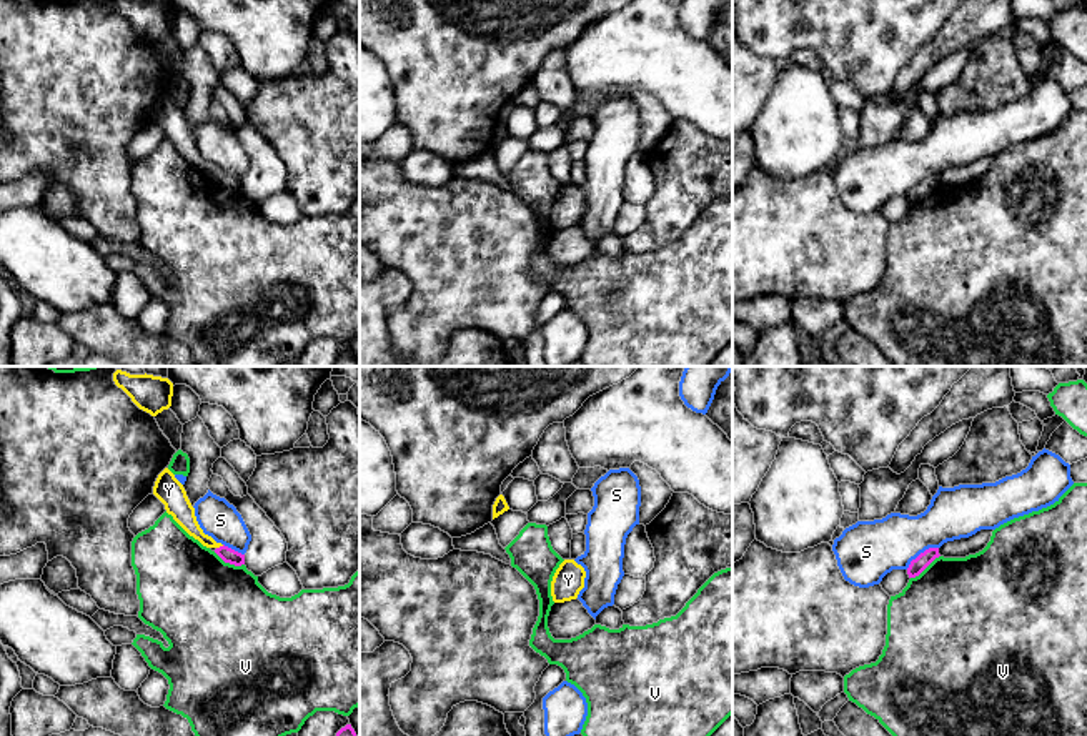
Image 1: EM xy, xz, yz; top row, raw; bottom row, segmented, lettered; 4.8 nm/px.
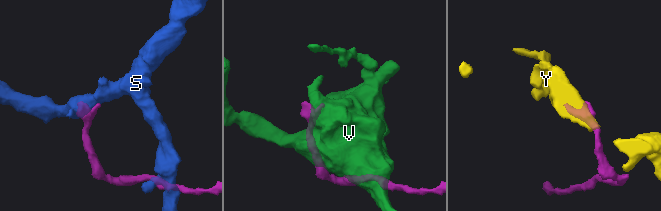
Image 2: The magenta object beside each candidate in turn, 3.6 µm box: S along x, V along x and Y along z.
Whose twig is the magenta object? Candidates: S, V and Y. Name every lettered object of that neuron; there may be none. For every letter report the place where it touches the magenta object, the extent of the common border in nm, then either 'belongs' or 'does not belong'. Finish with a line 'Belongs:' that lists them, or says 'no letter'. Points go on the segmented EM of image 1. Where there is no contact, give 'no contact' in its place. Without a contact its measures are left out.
S: yz (921, 553) | 190 nm | does not belong
V: xy (228, 561) | 170 nm | does not belong
Y: xy (220, 547) | 40 nm | belongs
Belongs: Y

